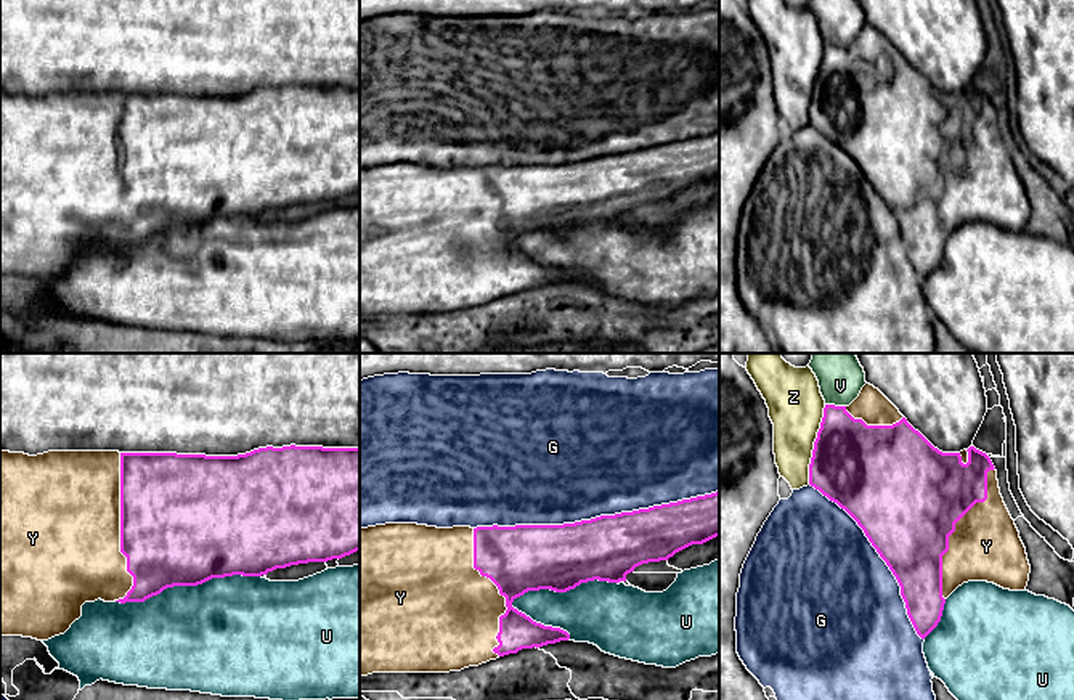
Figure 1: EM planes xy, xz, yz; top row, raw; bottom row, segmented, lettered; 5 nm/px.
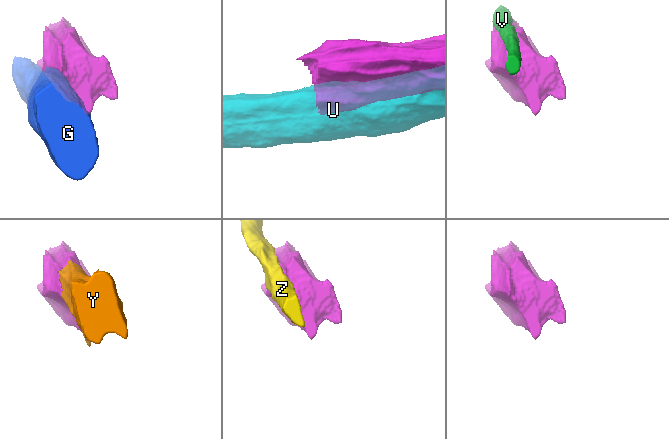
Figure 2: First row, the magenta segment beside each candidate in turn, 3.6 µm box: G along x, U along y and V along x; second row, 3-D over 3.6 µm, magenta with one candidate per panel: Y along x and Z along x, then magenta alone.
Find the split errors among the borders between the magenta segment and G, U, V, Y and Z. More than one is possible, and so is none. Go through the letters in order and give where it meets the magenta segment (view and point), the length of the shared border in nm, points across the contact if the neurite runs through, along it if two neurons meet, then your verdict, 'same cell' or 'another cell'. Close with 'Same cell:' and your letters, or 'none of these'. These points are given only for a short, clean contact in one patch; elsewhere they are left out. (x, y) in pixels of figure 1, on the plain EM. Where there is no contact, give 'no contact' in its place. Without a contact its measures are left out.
G: xz (596, 158) | 1250 nm | another cell
U: xz (562, 231) | 550 nm | another cell
V: yz (833, 45) | 110 nm | another cell
Y: xy (121, 169) | 750 nm | same cell
Z: yz (814, 85) | 400 nm | another cell
Same cell: Y

